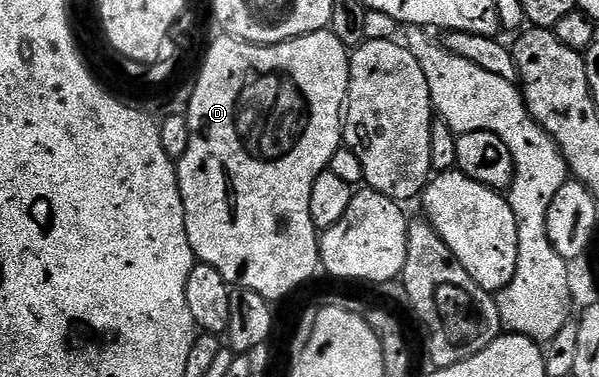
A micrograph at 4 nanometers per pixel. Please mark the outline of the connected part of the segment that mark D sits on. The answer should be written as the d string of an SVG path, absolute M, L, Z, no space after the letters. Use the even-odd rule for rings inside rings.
M329 29L293 37L289 41L280 41L277 45L254 45L252 48L240 45L236 41L221 40L220 44L213 48L209 64L199 73L194 94L191 95L187 108L191 143L187 147L187 155L183 155L181 160L176 162L177 182L183 199L187 239L191 243L194 258L200 264L215 267L215 271L223 275L223 279L230 287L250 289L263 295L269 302L278 303L277 301L283 300L288 293L295 292L304 281L311 280L319 273L321 250L319 230L315 227L311 215L311 191L315 187L317 176L328 170L329 160L343 145L343 110L349 96L350 56L350 50L337 38L336 32Z

